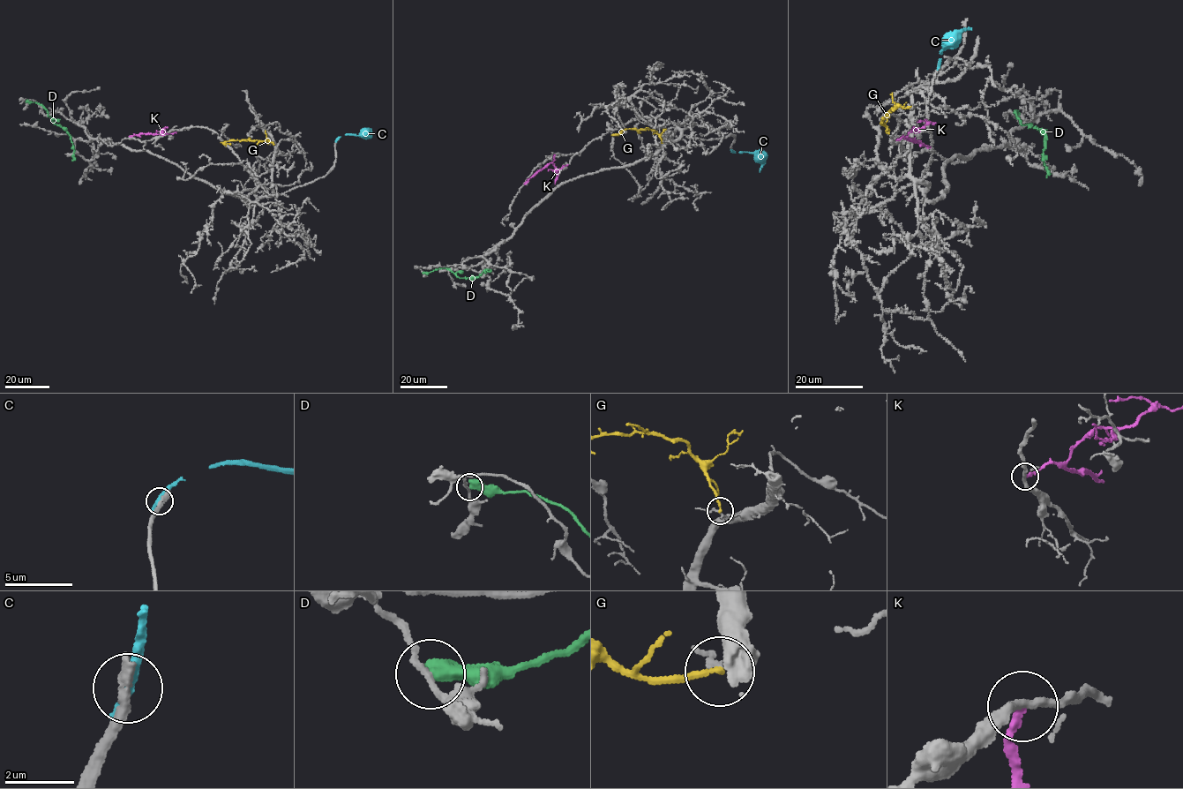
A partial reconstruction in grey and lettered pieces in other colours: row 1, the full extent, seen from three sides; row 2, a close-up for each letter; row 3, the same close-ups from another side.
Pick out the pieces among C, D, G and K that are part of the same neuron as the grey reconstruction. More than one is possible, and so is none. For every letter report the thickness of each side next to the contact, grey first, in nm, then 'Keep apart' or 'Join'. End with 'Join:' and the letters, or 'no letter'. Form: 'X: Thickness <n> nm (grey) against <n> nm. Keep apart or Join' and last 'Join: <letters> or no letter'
C: Thickness 400 nm (grey) against 360 nm. Keep apart
D: Thickness 170 nm (grey) against 550 nm. Keep apart
G: Thickness 150 nm (grey) against 160 nm. Keep apart
K: Thickness 240 nm (grey) against 200 nm. Keep apart
Join: no letter

